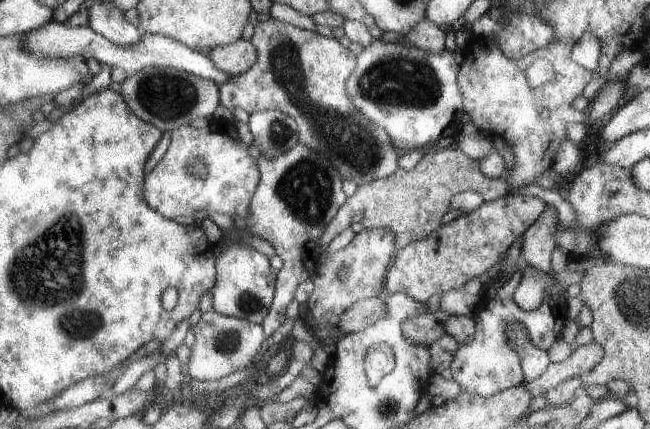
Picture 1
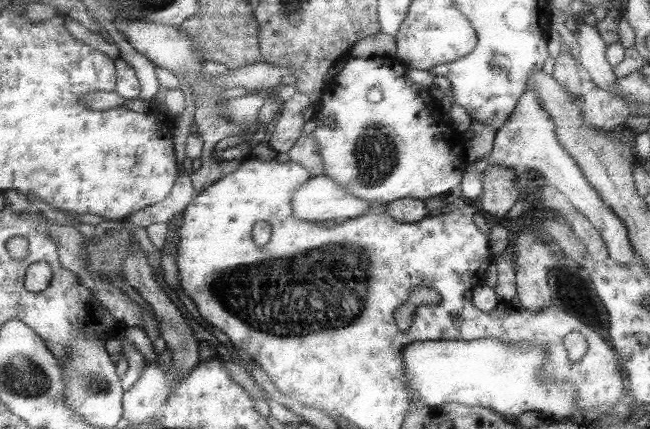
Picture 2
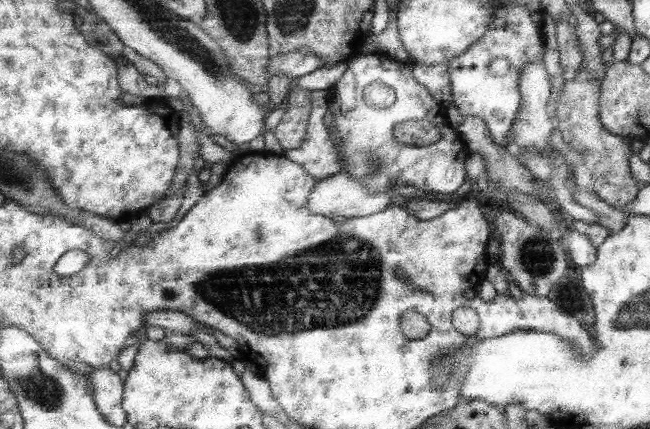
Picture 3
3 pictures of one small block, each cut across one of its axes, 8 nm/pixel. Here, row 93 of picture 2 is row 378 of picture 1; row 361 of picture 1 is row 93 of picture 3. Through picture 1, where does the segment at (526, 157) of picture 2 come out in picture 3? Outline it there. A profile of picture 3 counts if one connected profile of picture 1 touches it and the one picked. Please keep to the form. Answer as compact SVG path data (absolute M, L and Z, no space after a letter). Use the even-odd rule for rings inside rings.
M547 52L543 54L537 54L521 72L521 78L519 78L519 84L521 84L521 92L523 92L523 104L525 104L525 110L521 112L521 120L517 120L517 126L513 128L513 142L511 146L527 146L527 148L533 148L533 146L539 146L539 148L545 148L549 146L551 148L551 132L557 124L557 120L549 114L549 98L553 96L553 78L551 76L551 70L547 68L547 60L545 60Z

